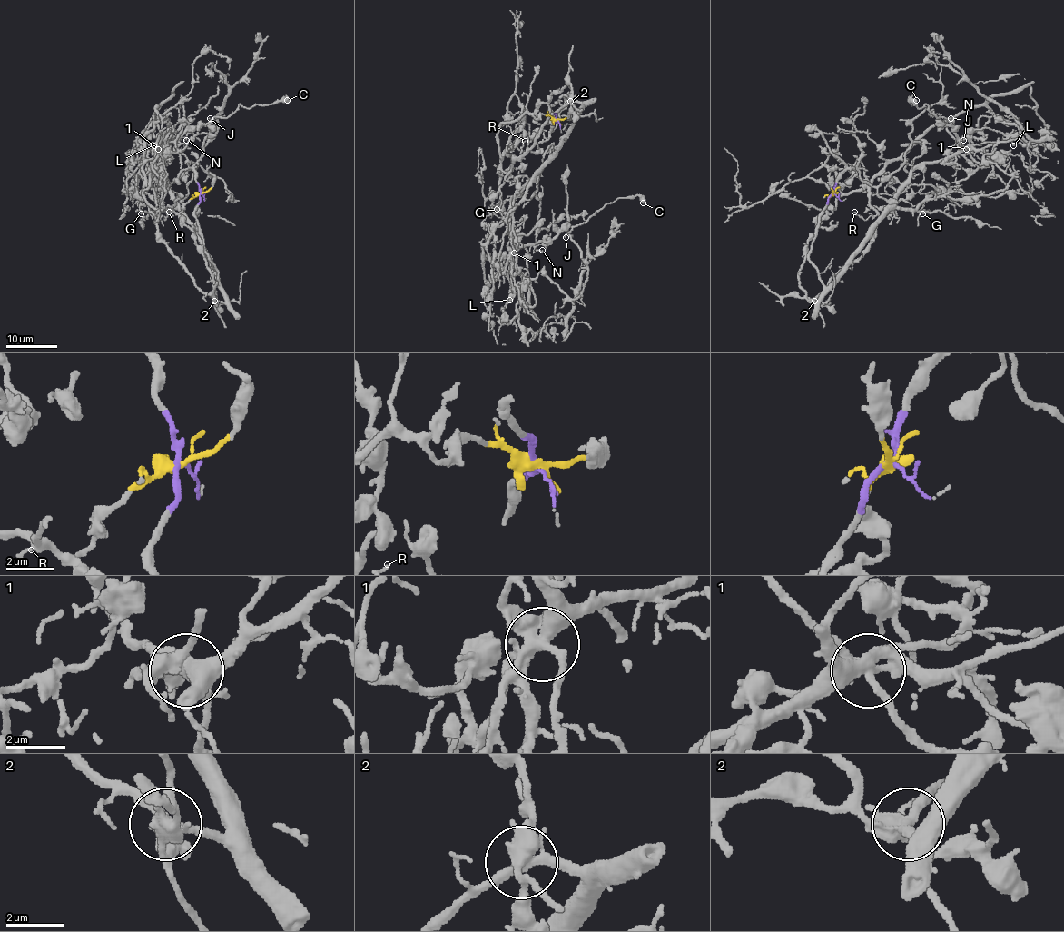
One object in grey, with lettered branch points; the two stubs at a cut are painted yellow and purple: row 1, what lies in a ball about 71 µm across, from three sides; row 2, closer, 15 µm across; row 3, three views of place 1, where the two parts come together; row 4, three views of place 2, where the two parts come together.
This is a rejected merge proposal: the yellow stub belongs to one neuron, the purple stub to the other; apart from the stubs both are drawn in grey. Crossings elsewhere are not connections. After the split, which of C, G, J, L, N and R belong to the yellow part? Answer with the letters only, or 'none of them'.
none of them

